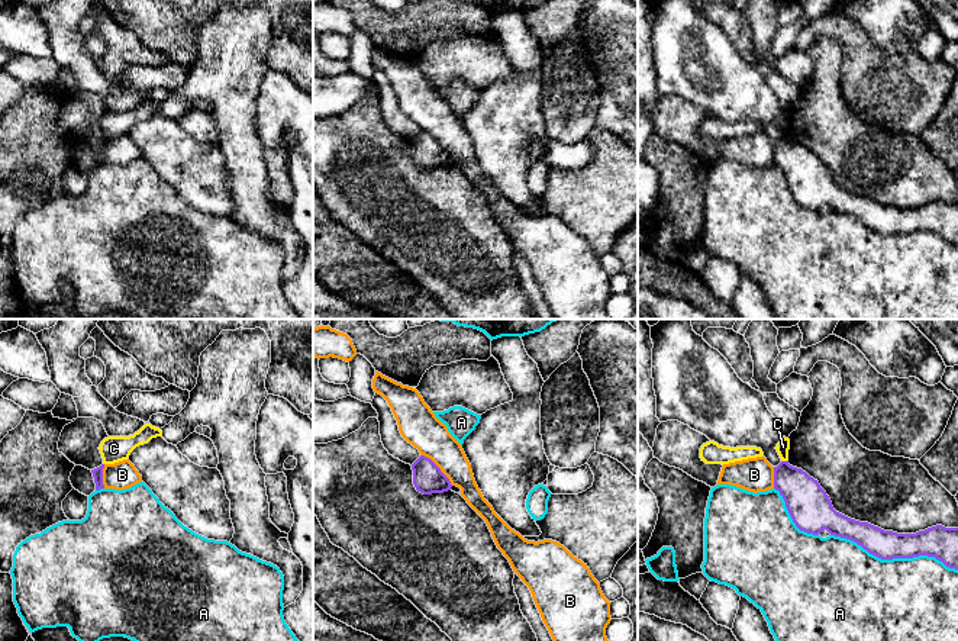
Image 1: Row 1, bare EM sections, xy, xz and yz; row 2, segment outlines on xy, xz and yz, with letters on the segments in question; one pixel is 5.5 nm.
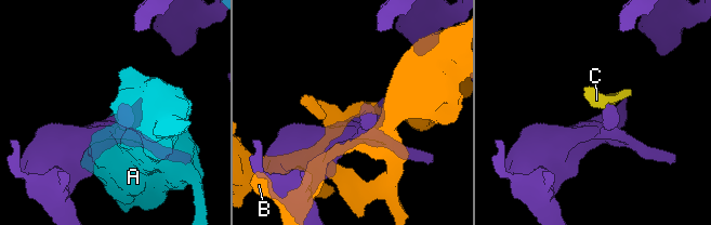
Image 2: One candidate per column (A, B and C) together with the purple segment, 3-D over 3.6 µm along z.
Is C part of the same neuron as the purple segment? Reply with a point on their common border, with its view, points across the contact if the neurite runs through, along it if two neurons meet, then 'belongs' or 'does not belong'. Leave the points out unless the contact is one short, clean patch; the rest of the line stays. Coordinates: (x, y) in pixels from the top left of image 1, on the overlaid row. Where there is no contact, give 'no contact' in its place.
contact yz (784, 461); border yz (781, 460), (786, 461); does not belong

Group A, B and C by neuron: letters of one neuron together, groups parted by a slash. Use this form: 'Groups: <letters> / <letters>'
Groups: A / B / C

